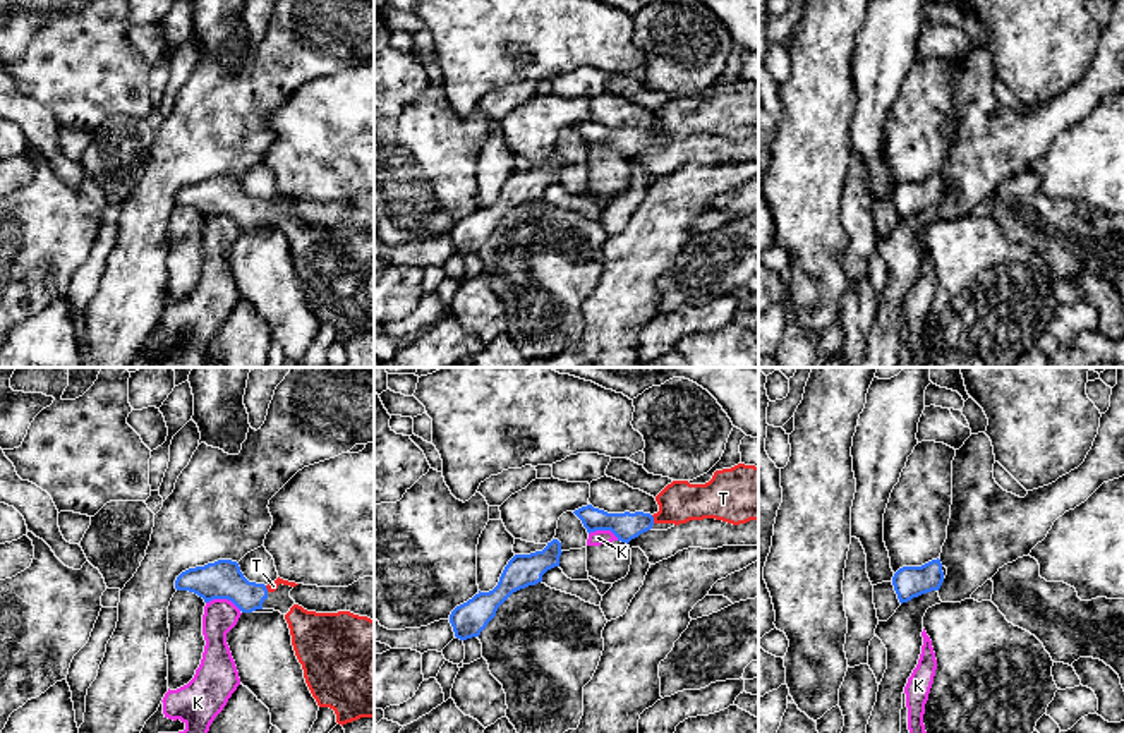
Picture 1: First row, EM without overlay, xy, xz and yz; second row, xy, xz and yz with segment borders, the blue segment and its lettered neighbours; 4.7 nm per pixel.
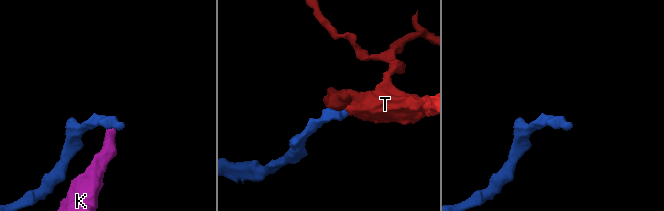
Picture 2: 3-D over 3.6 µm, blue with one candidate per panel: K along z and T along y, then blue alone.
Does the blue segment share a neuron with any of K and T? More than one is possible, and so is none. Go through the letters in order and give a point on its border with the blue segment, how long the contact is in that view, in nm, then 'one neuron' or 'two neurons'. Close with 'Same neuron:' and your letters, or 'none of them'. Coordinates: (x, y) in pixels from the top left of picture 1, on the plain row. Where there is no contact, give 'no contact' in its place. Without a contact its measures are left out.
K: contact xy (223, 213); length 170 nm; two neurons
T: contact xz (652, 134); length 40 nm; one neuron
Same neuron: T

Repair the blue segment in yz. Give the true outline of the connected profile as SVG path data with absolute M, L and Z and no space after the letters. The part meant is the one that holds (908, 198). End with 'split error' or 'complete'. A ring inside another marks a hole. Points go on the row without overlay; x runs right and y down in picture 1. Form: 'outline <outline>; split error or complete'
outline M939 173L922 182L903 182L892 192L892 201L901 220L922 209L939 206L942 197L944 187Z; complete

